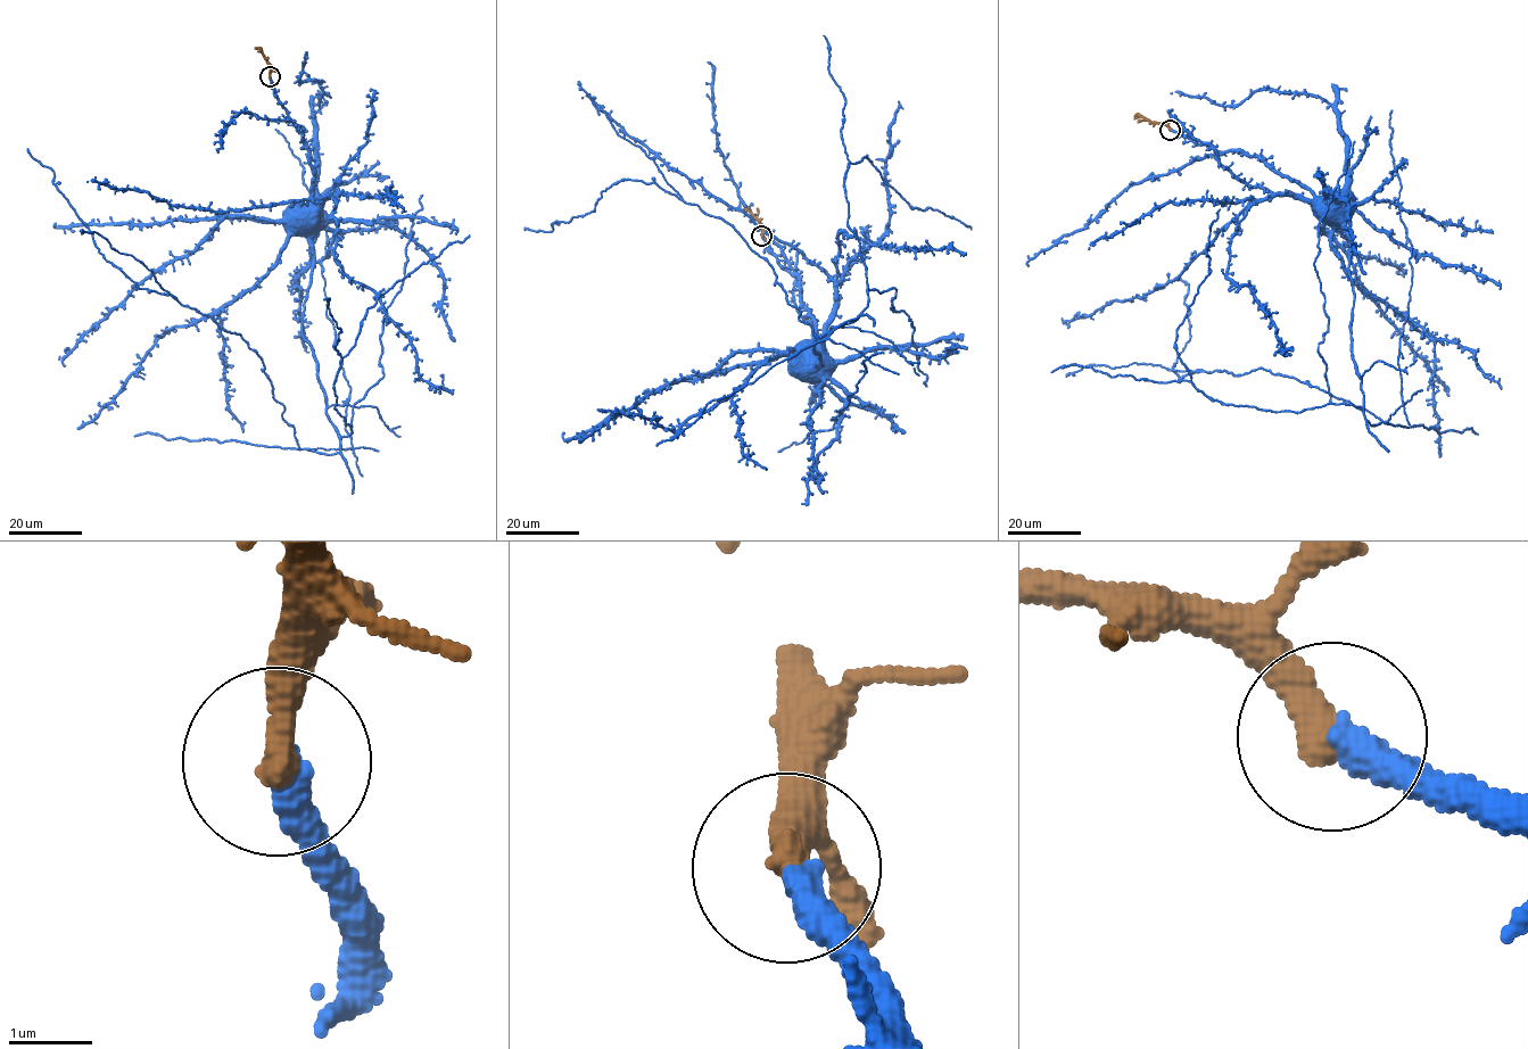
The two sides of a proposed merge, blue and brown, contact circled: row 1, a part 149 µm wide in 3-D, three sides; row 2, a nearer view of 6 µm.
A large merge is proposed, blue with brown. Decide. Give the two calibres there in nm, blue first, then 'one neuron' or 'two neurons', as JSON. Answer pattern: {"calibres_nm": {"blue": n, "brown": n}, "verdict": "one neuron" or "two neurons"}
{"calibres_nm": {"blue": 400, "brown": 420}, "verdict": "one neuron"}

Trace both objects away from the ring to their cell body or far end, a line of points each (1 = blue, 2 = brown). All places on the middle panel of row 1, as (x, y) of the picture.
1: (762, 237), (777, 264), (798, 280), (800, 305), (808, 311), (815, 324), (816, 361), (823, 365)
2: (762, 237), (760, 220), (744, 208)

